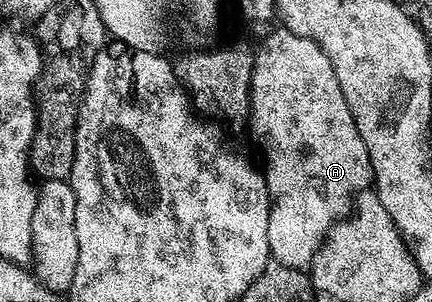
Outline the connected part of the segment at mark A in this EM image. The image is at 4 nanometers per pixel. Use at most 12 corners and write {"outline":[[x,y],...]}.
{"outline":[[276,27],[250,67],[271,260],[306,269],[372,187],[329,58]]}

